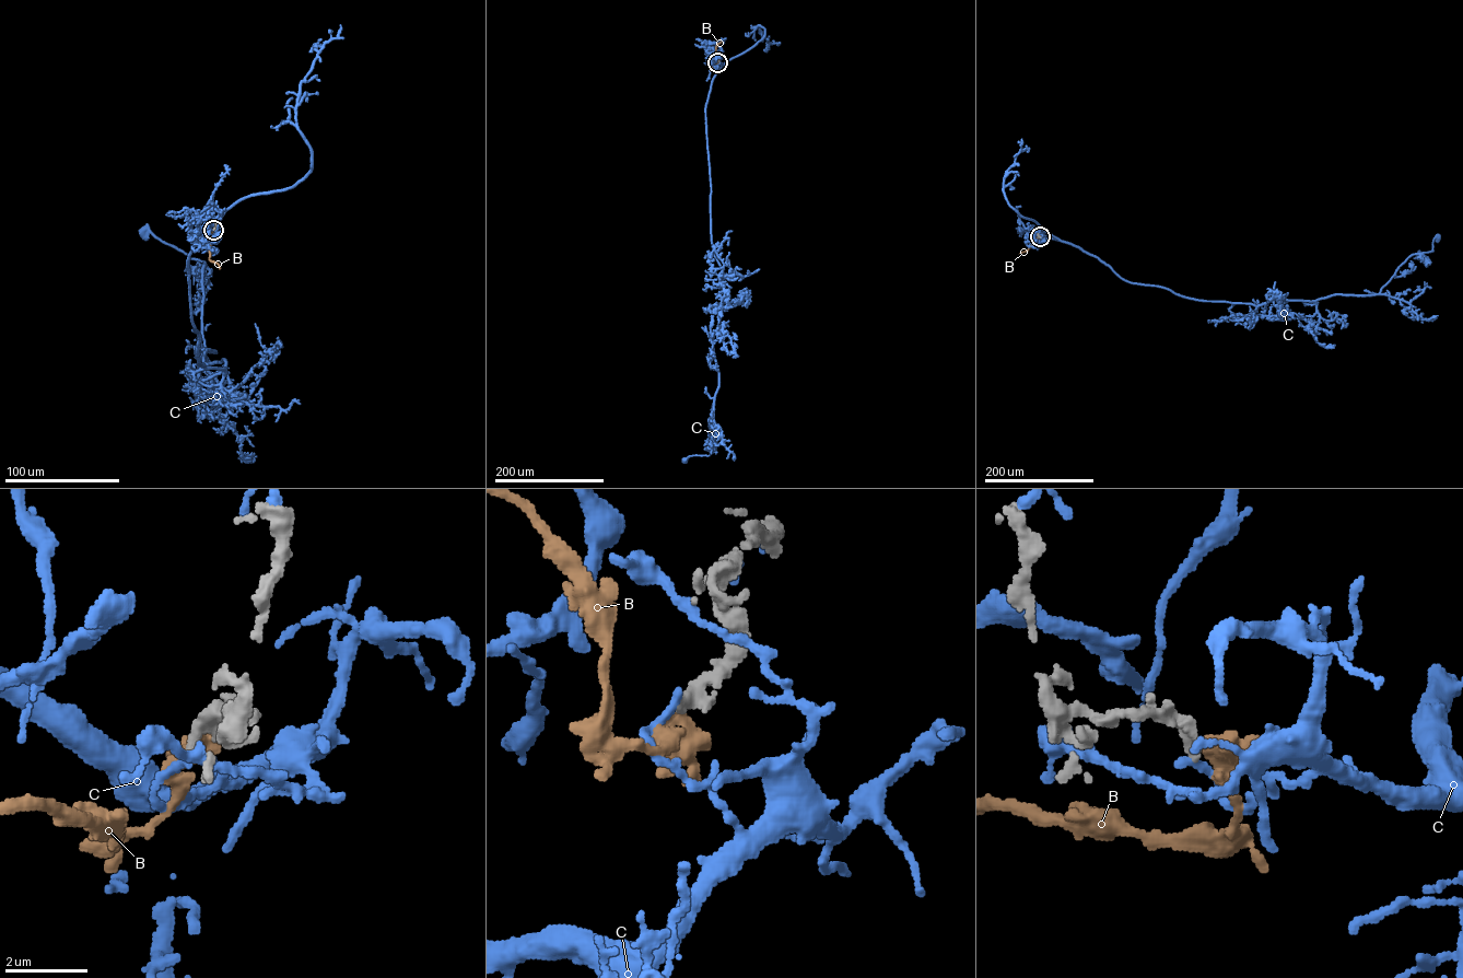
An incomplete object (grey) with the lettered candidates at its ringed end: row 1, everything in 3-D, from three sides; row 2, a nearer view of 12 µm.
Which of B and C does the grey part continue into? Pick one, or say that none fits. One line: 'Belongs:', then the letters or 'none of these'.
Belongs: none of these

